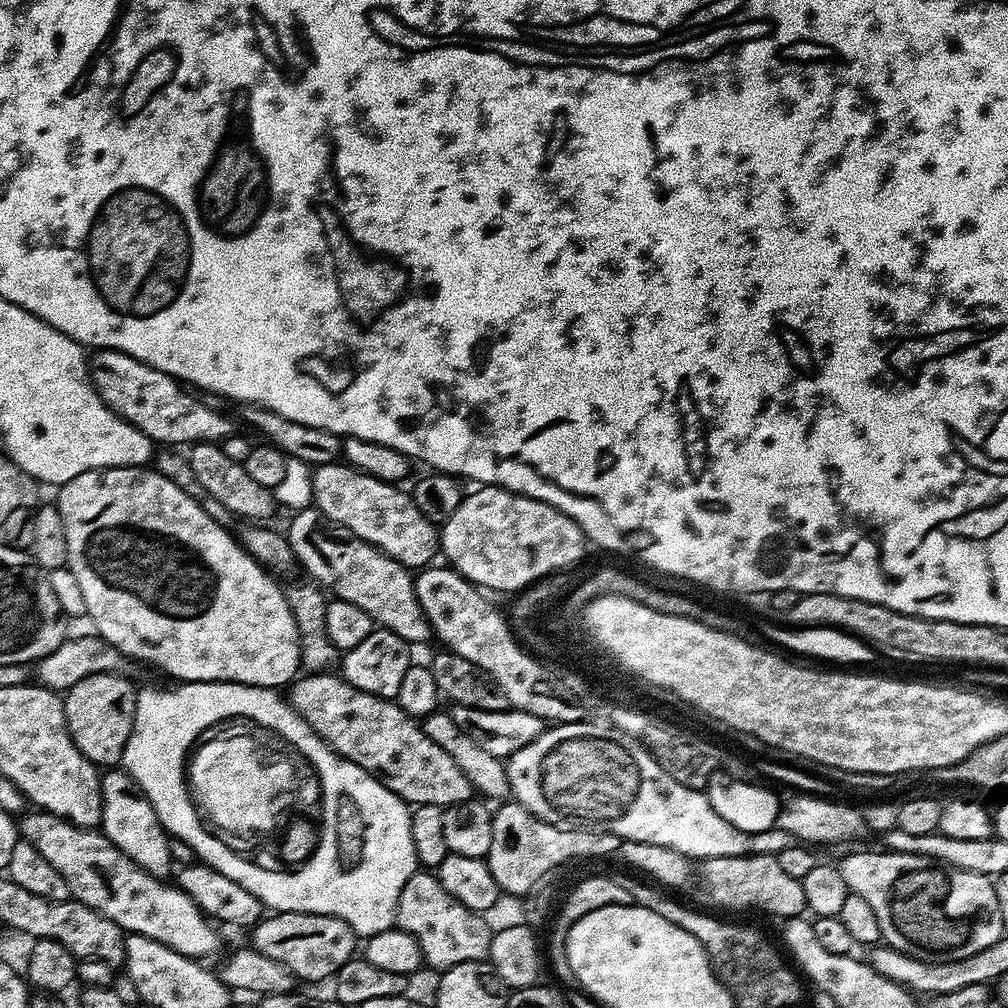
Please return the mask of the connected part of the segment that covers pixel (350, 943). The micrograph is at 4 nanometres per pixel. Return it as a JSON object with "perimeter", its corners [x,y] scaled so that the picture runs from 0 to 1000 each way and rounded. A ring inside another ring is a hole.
{"perimeter":[[[276,905],[261,910],[249,922],[249,938],[266,950],[279,954],[297,973],[317,974],[332,969],[333,964],[352,947],[355,930],[341,912],[307,905]]]}

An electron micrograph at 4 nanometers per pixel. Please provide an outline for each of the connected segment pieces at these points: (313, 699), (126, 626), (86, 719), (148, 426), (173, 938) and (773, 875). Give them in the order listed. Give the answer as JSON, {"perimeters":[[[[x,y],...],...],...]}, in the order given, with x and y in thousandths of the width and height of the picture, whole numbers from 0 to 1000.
{"perimeters":[[[[329,669],[299,670],[287,682],[286,695],[334,750],[351,756],[409,800],[443,800],[469,793],[469,780],[462,768],[454,764],[454,756],[450,756],[438,740],[427,736],[410,711],[403,709],[390,695],[347,681],[340,670],[325,670]]],[[[128,462],[126,464],[108,464],[103,467],[92,466],[77,470],[69,478],[59,481],[60,496],[58,503],[62,510],[62,522],[65,522],[65,563],[77,573],[81,589],[85,592],[86,614],[91,615],[94,626],[104,635],[122,647],[124,651],[144,660],[152,659],[160,663],[175,677],[225,677],[227,679],[251,679],[257,683],[281,684],[295,674],[299,666],[298,626],[294,623],[294,614],[286,599],[283,584],[273,579],[275,576],[264,566],[227,525],[222,524],[185,486],[177,486],[169,474],[147,462]]],[[[102,667],[93,669],[89,673],[81,673],[72,683],[68,683],[63,688],[63,707],[67,717],[67,727],[71,730],[71,735],[77,740],[79,747],[86,752],[89,757],[102,760],[115,760],[122,755],[123,741],[131,727],[133,720],[133,708],[135,707],[135,688],[136,680],[126,671],[117,671],[114,667]]],[[[92,348],[89,353],[89,376],[108,407],[120,413],[125,420],[132,421],[156,441],[218,440],[225,433],[231,432],[230,417],[224,410],[189,393],[194,391],[172,373],[158,369],[124,349]]],[[[28,804],[19,811],[18,825],[65,871],[67,884],[74,892],[112,913],[124,926],[153,931],[191,950],[203,950],[217,938],[207,910],[182,883],[138,861],[106,833],[102,824],[79,821],[53,806]]],[[[769,848],[704,851],[693,858],[692,865],[693,868],[694,865],[698,868],[698,881],[706,888],[707,895],[718,901],[751,901],[754,905],[763,905],[766,909],[774,909],[773,911],[785,911],[799,904],[800,887],[797,876],[780,867]]]]}

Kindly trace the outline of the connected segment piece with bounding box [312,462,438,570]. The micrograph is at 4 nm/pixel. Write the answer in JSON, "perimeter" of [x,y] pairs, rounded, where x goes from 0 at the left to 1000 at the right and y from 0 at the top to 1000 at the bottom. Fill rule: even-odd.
{"perimeter":[[[344,458],[315,460],[310,469],[310,499],[315,507],[391,553],[402,563],[417,565],[435,552],[435,524],[417,509],[413,497],[399,485],[364,472]]]}

